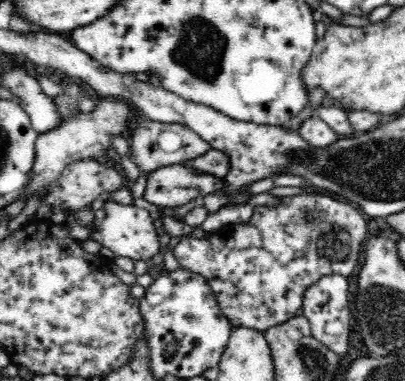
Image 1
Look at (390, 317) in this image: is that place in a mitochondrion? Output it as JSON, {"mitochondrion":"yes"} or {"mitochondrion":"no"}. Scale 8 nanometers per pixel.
{"mitochondrion":"yes"}

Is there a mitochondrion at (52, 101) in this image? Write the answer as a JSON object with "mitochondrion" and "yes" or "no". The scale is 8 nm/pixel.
{"mitochondrion":"no"}

